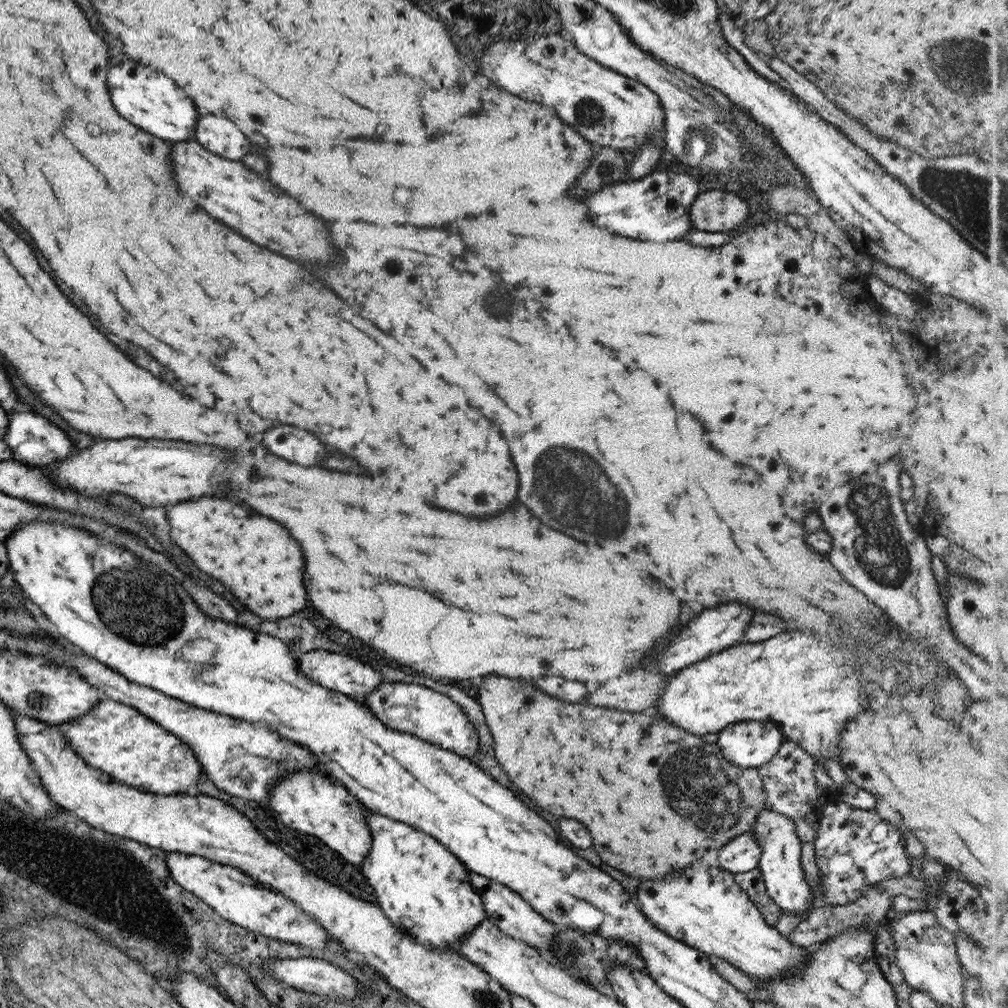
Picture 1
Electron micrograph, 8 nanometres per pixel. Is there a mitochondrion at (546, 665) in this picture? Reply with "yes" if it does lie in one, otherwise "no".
no

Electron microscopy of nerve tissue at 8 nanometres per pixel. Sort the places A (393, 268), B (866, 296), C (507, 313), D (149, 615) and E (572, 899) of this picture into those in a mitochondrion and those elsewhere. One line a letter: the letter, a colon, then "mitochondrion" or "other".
A: other
B: other
C: mitochondrion
D: mitochondrion
E: other

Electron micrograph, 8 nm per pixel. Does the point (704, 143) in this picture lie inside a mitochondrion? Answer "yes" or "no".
yes

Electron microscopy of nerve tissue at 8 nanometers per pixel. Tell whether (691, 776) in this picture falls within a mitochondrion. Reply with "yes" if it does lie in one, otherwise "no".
yes

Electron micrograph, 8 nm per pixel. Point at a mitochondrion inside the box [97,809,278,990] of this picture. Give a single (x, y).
(179, 942)

